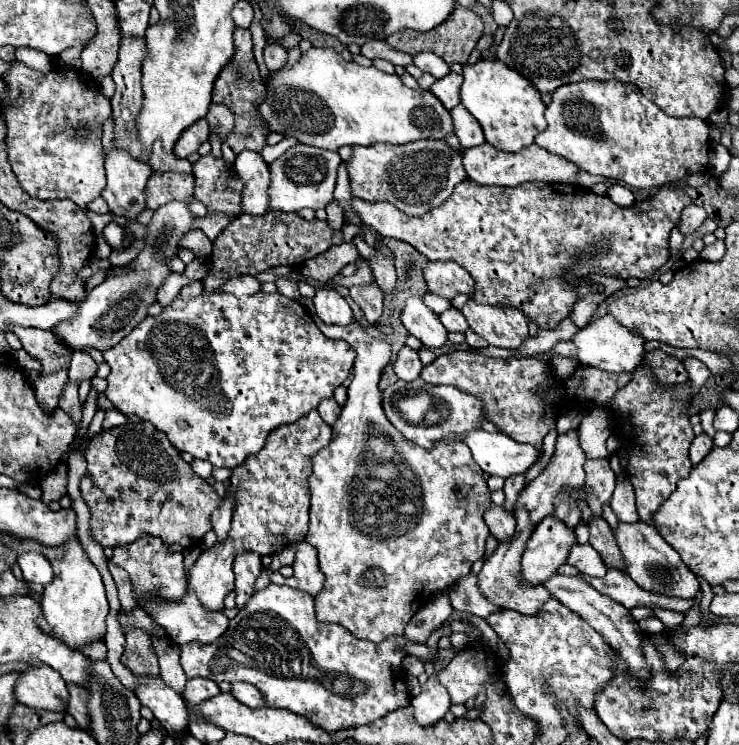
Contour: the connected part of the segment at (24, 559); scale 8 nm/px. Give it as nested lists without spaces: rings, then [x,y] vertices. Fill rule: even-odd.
[[[26,551],[18,557],[18,565],[22,569],[22,575],[28,583],[38,583],[38,585],[48,585],[52,581],[52,567],[50,561],[36,551]]]

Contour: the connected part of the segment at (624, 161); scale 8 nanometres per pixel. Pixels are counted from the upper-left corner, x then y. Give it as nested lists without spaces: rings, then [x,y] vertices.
[[[582,81],[558,87],[546,109],[548,127],[536,135],[536,143],[580,169],[612,177],[634,188],[660,188],[688,173],[708,168],[708,123],[696,117],[670,117],[646,99],[632,83]]]

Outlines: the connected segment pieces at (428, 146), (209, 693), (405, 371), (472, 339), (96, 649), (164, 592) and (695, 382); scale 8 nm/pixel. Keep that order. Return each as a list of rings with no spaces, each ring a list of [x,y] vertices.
[[[422,139],[404,145],[376,143],[368,147],[354,147],[346,163],[352,195],[364,201],[388,201],[408,215],[424,215],[444,203],[454,191],[456,183],[466,179],[462,167],[462,153],[456,153],[440,139]]]
[[[194,677],[186,681],[186,687],[182,691],[182,697],[190,703],[190,705],[198,705],[204,699],[210,699],[214,695],[218,695],[220,689],[212,679],[204,679],[204,677]]]
[[[403,346],[398,352],[398,359],[394,363],[394,371],[400,379],[404,381],[414,381],[420,379],[420,371],[422,371],[422,363],[418,352]]]
[[[466,329],[466,343],[472,349],[484,349],[484,347],[488,347],[488,341],[484,337],[476,335],[472,329]]]
[[[92,641],[92,643],[84,643],[78,647],[78,651],[82,655],[86,655],[88,659],[106,659],[106,645],[104,641]]]
[[[140,537],[140,541],[116,547],[114,555],[110,559],[114,565],[128,571],[134,597],[148,593],[154,597],[162,597],[166,601],[180,601],[186,595],[186,571],[184,571],[184,555],[172,553],[166,549],[166,545],[156,537]]]
[[[686,357],[686,359],[684,359],[684,365],[686,365],[688,373],[690,373],[690,387],[692,387],[690,395],[694,397],[694,395],[700,393],[702,385],[704,385],[706,379],[710,377],[710,369],[708,369],[702,361],[698,361],[696,357]]]

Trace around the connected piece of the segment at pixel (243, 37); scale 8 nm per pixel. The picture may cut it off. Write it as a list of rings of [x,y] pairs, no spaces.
[[[248,29],[234,31],[234,47],[236,47],[236,53],[234,53],[232,61],[218,75],[218,79],[214,83],[214,93],[212,93],[212,99],[216,103],[228,105],[228,109],[236,115],[236,125],[232,129],[232,135],[228,135],[228,139],[222,143],[224,159],[230,165],[234,163],[236,155],[244,149],[260,153],[262,145],[266,143],[266,135],[268,135],[268,131],[264,131],[264,121],[260,119],[260,113],[256,111],[256,105],[254,105],[254,103],[260,105],[260,95],[264,95],[264,85],[262,85],[262,77],[258,73],[258,65],[256,65],[254,53],[252,53],[252,35]]]

